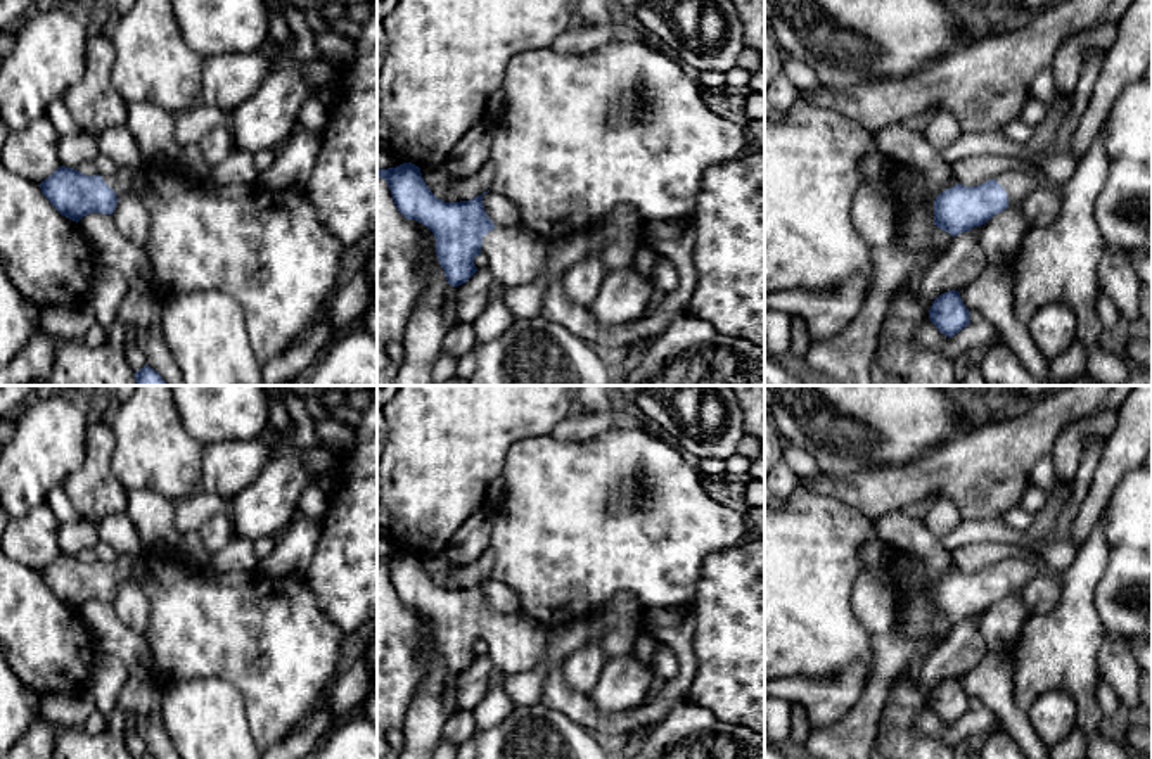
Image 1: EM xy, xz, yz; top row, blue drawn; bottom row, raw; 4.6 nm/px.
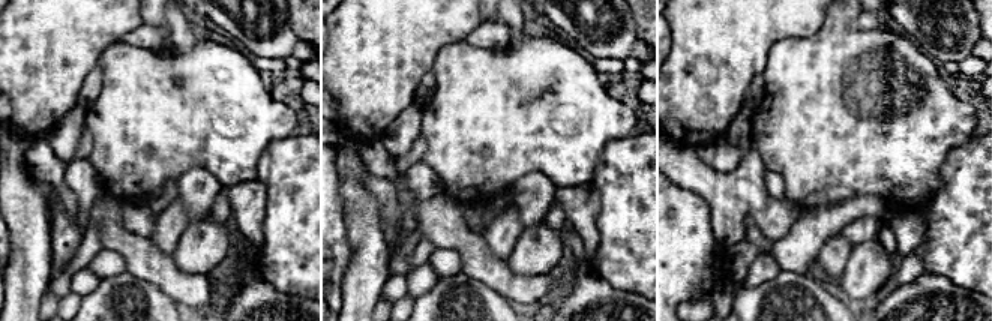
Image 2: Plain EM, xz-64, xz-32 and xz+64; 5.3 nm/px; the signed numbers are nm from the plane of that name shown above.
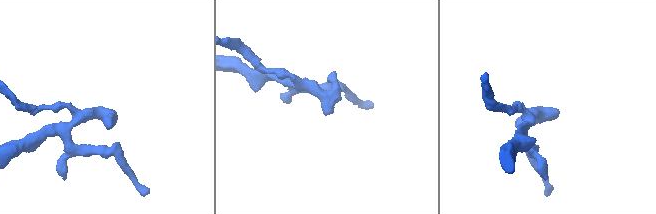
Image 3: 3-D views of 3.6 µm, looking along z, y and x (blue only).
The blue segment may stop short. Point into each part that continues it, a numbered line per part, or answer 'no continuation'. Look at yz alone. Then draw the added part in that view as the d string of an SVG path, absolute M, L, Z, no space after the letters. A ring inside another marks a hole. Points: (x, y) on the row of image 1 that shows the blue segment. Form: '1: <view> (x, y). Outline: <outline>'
1: yz (1019, 182). Outline: M1033 166L1012 168L996 176L996 182L1008 195L1008 206L1024 206L1029 194L1041 188L1041 182Z

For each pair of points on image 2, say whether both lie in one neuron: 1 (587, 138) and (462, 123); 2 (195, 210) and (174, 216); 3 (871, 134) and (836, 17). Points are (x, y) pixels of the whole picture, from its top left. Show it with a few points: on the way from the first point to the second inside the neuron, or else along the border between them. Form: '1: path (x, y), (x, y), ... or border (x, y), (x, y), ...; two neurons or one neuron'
1: path (556, 123), (494, 123); one neuron
2: border (177, 197), (186, 206), (189, 221); two neurons
3: path (842, 105), (836, 45); one neuron

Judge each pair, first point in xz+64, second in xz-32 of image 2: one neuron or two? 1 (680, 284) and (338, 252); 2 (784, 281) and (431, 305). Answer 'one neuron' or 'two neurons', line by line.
1: one neuron
2: one neuron

